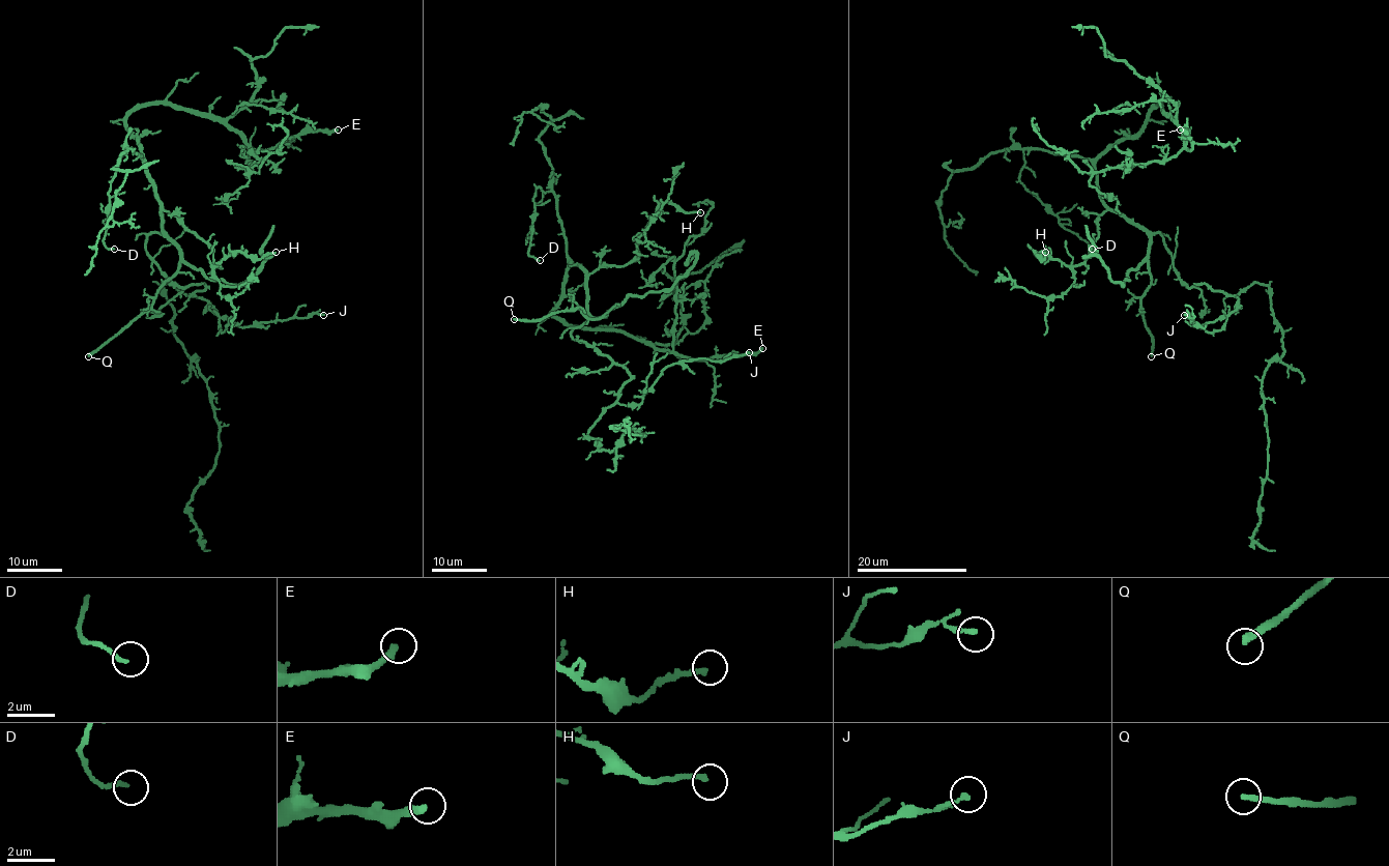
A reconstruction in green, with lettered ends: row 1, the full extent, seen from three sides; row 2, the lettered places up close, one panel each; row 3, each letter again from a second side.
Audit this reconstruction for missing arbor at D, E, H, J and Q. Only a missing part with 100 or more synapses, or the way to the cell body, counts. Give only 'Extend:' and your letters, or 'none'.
Extend: E, Q

